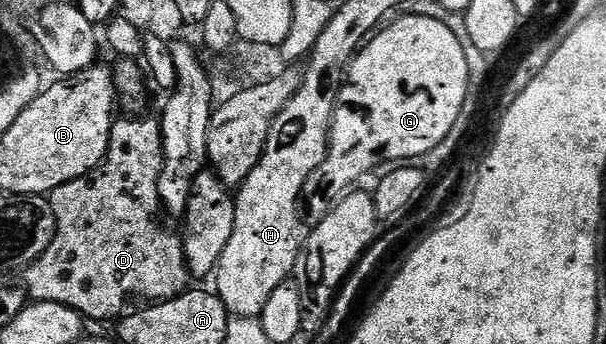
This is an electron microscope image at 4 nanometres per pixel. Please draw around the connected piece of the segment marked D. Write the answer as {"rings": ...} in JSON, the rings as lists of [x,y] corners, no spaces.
{"rings":[[[125,116],[111,123],[111,139],[102,165],[79,179],[61,184],[49,194],[55,217],[55,235],[45,252],[22,271],[25,290],[36,302],[65,304],[84,319],[118,319],[128,309],[130,298],[147,298],[148,303],[163,302],[188,289],[189,275],[183,239],[159,223],[161,203],[157,180],[163,163],[163,128],[158,117]]]}

